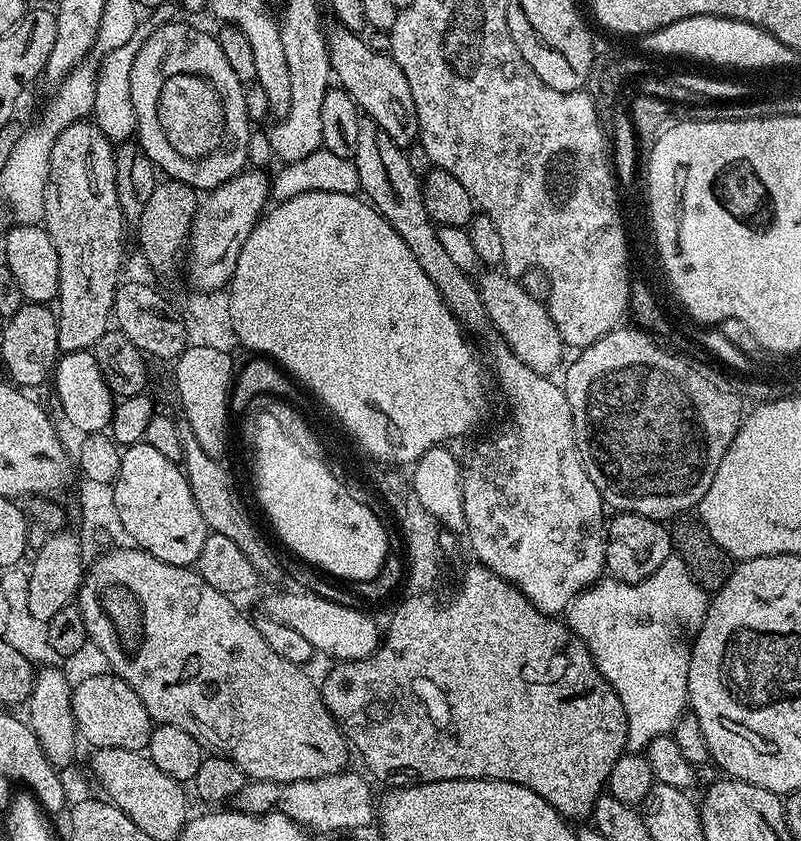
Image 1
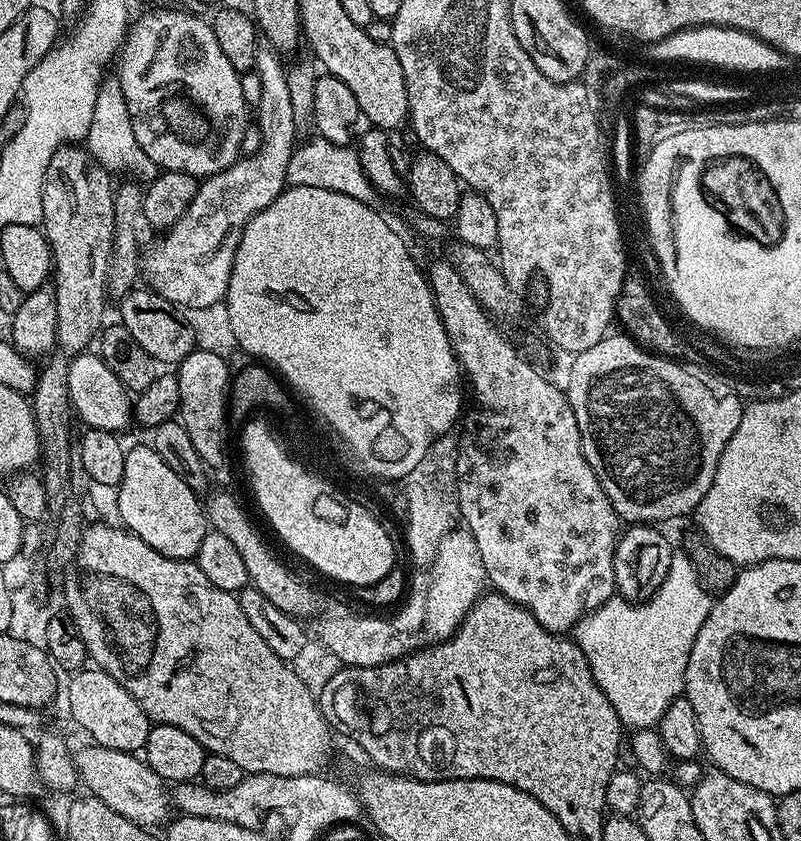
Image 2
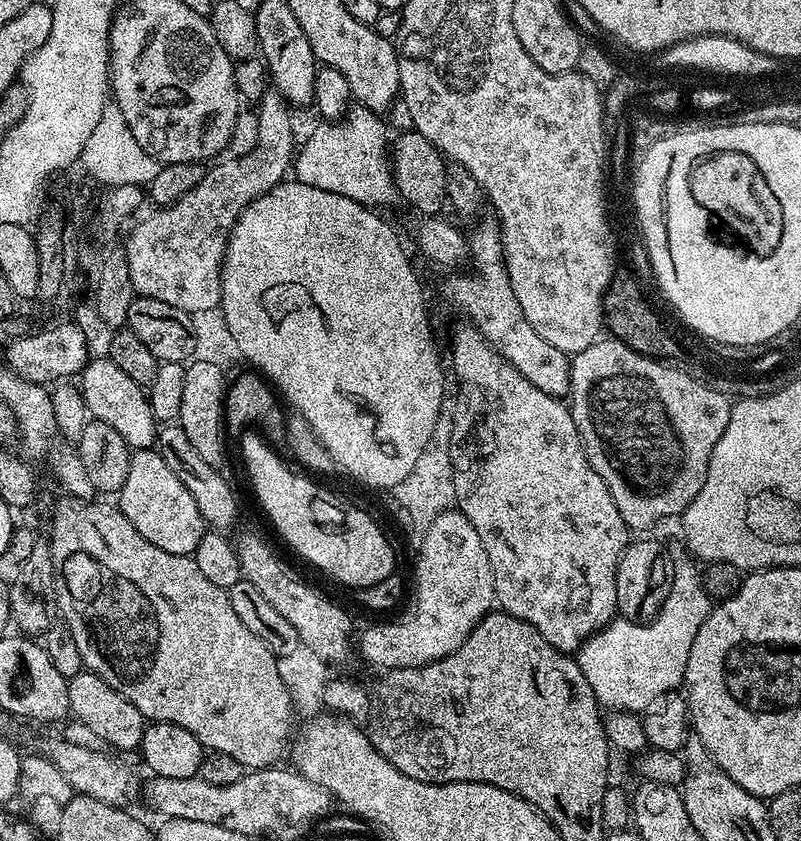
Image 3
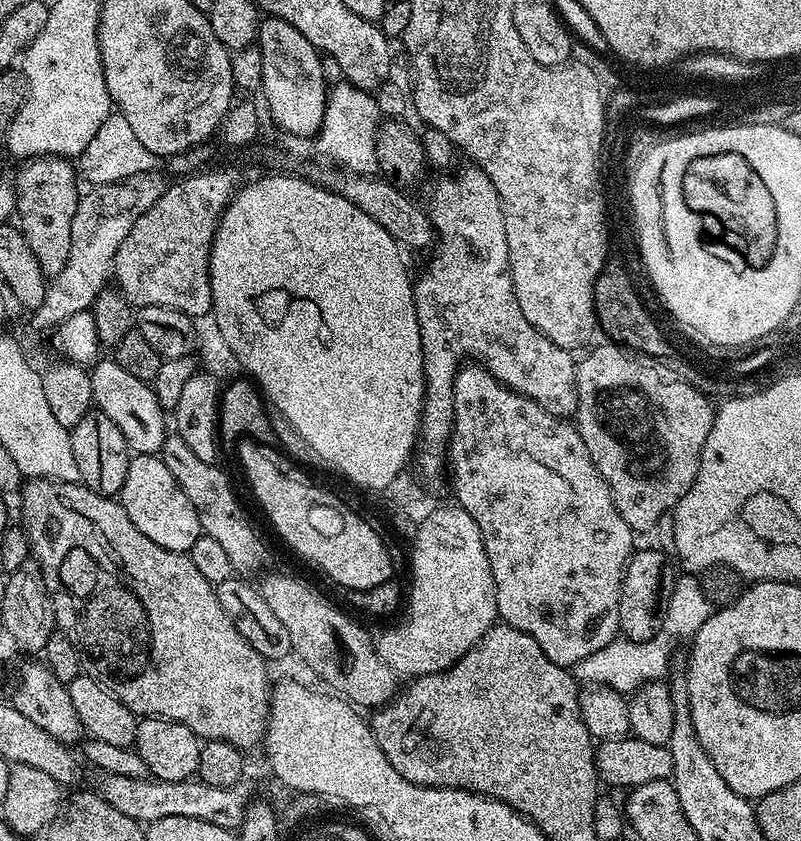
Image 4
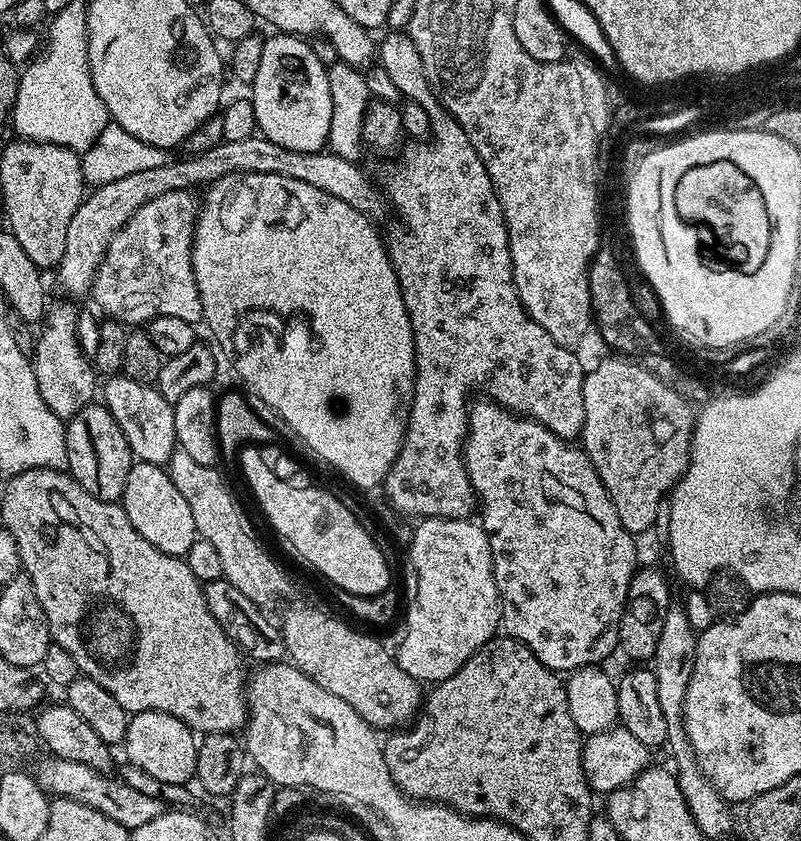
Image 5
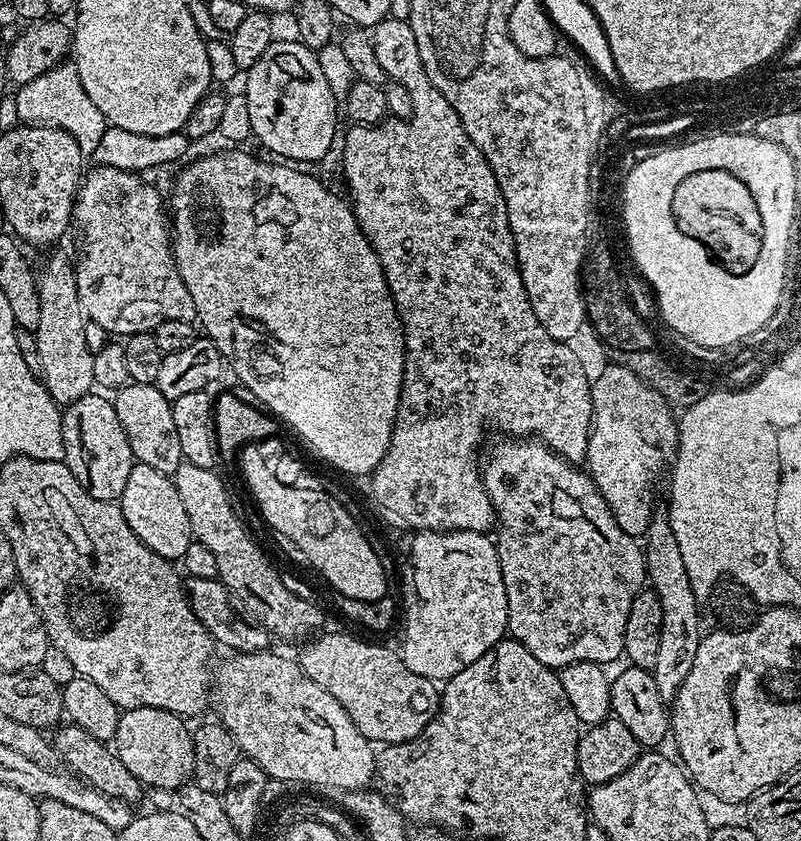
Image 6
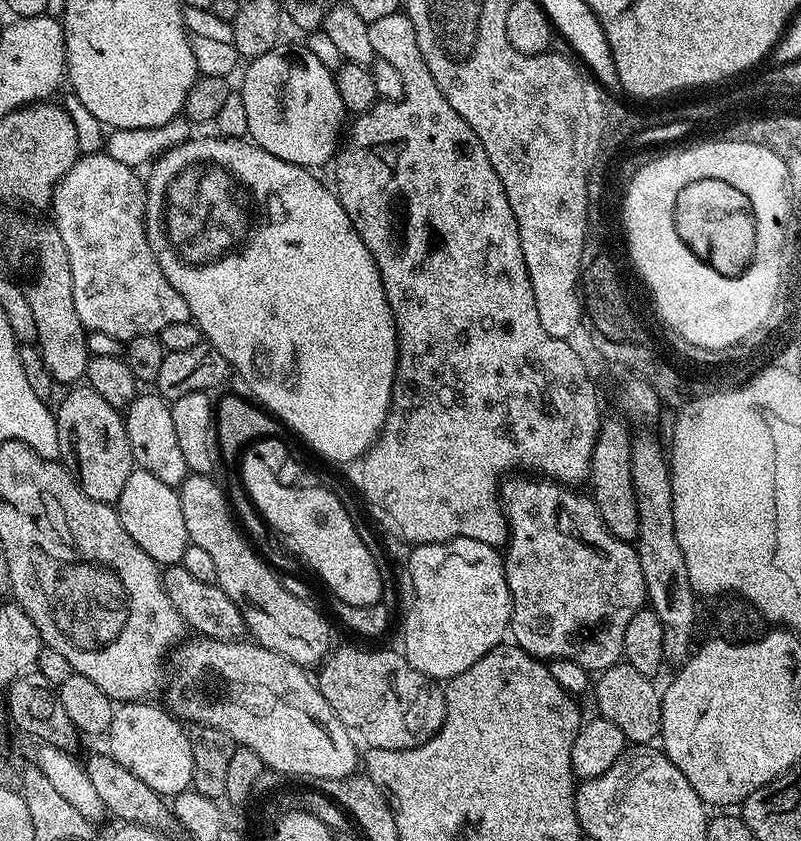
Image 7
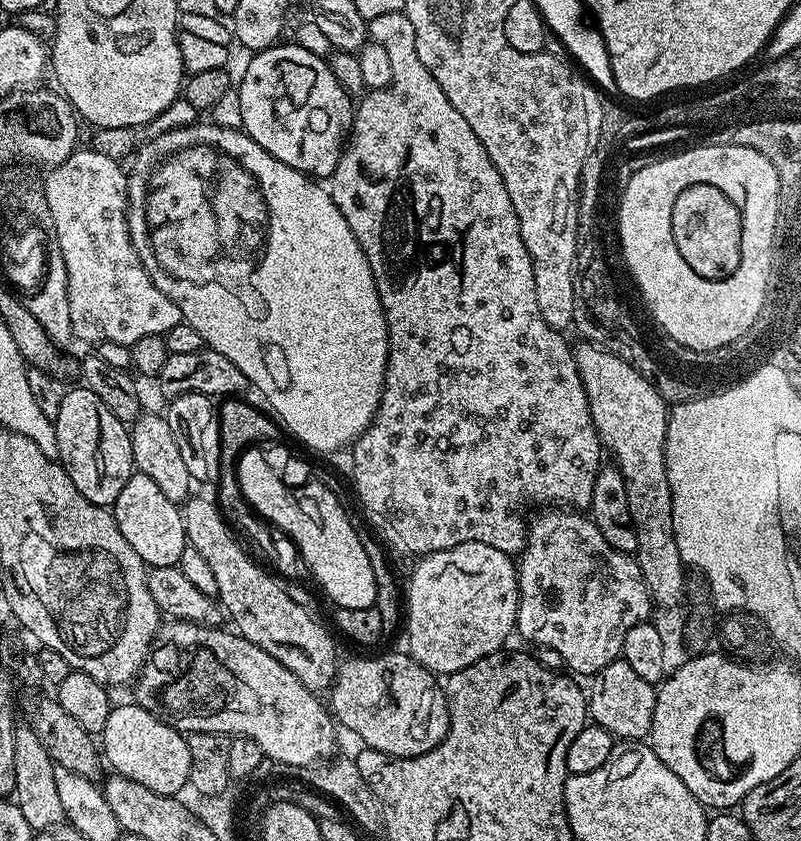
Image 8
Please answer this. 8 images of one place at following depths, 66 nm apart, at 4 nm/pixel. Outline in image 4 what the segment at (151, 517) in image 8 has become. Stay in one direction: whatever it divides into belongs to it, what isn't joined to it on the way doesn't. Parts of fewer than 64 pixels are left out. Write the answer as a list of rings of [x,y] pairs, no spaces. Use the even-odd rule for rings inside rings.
[[[133,455],[128,461],[126,470],[126,482],[122,486],[119,497],[120,505],[126,510],[130,522],[138,526],[150,542],[162,546],[171,552],[188,553],[194,546],[194,542],[202,535],[198,514],[194,506],[190,506],[190,498],[174,482],[174,474],[166,470],[163,459],[159,455],[141,456]]]

